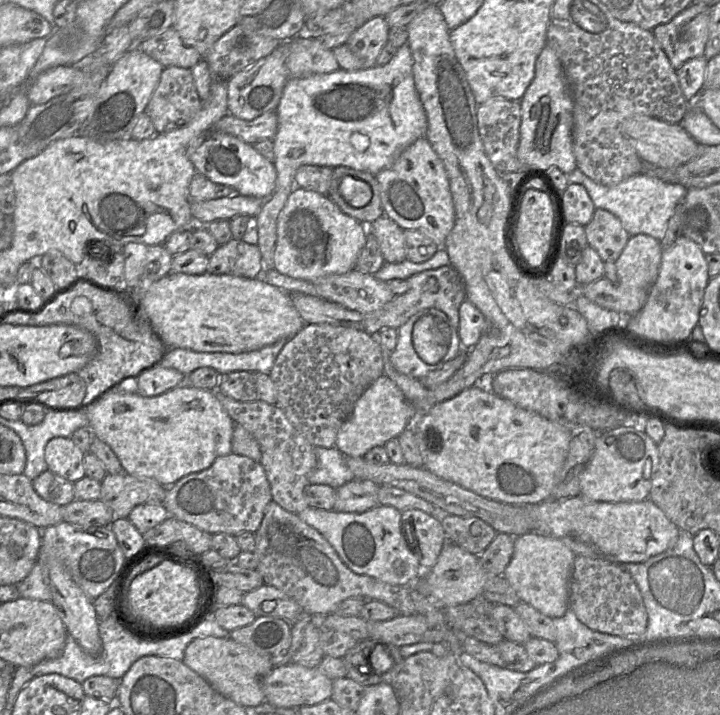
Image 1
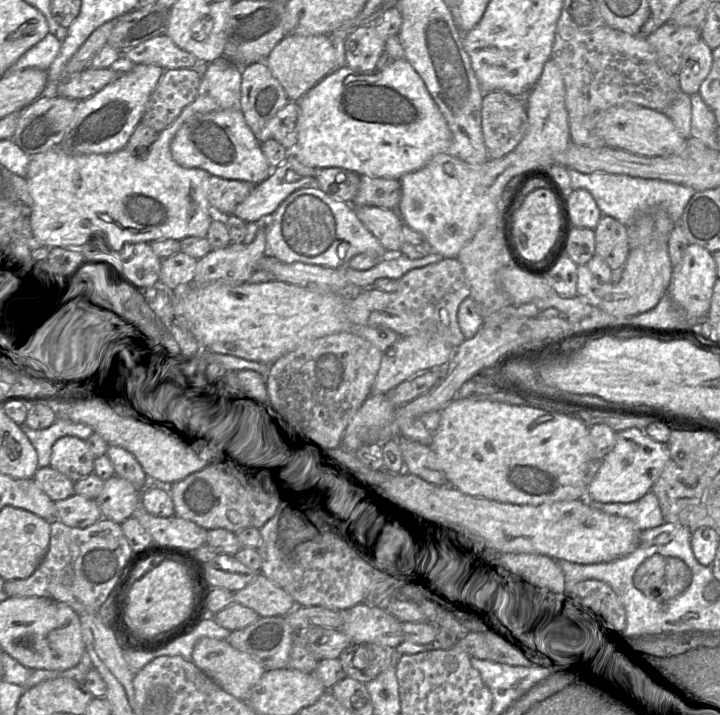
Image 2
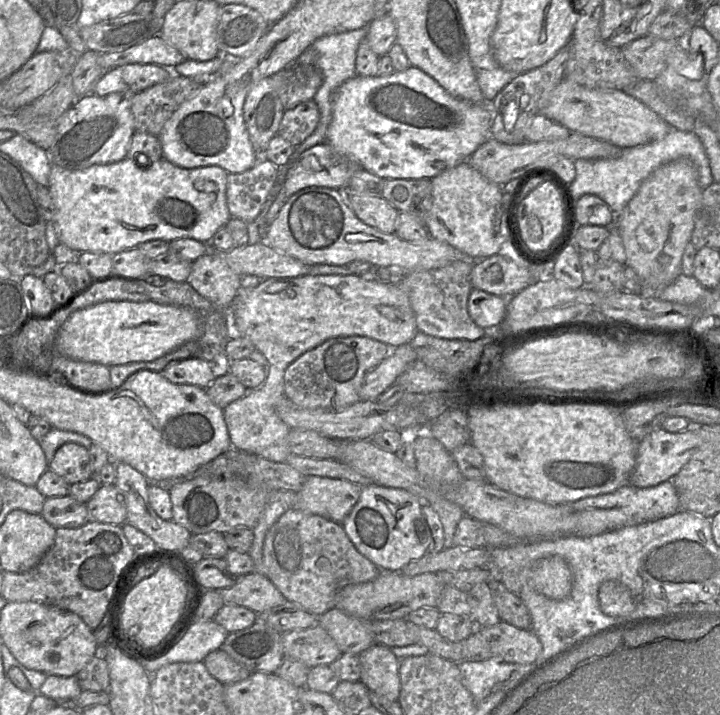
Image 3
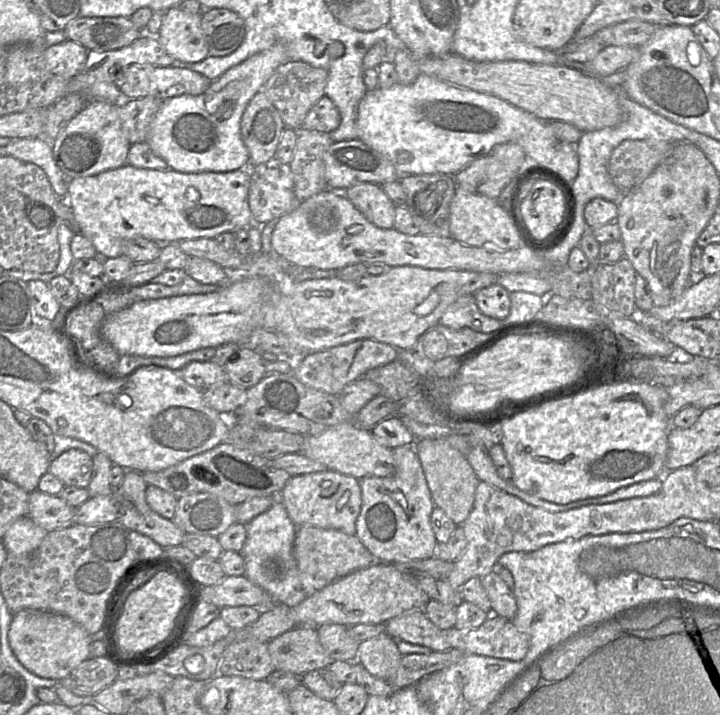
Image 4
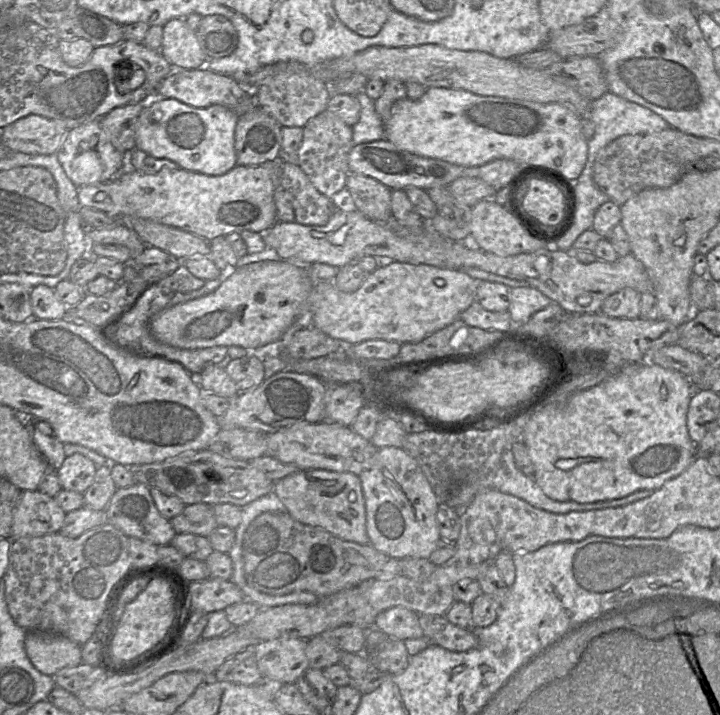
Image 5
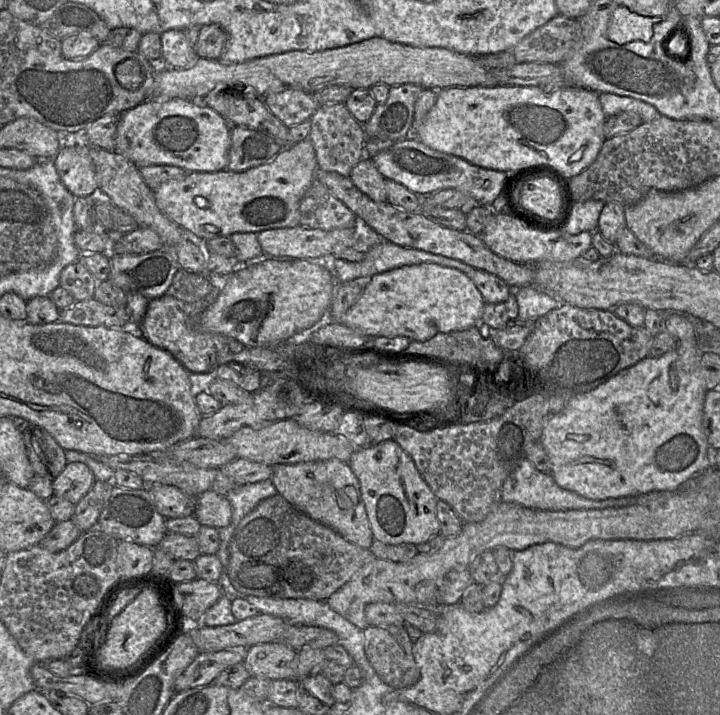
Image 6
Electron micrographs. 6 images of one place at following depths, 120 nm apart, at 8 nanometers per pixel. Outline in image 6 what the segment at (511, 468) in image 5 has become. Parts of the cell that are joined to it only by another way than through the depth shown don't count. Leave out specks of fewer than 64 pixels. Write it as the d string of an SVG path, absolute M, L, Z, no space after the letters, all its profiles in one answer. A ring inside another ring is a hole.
M523 458L518 466L505 479L502 486L502 501L516 503L530 509L566 511L604 509L611 507L623 507L634 504L634 497L610 498L601 501L584 498L577 493L565 490L557 485L551 474L545 474L537 470L526 458Z

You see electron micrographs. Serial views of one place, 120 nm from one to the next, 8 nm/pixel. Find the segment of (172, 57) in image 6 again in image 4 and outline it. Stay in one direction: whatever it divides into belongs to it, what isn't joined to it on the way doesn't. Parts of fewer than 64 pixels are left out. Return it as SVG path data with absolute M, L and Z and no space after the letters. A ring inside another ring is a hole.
M169 8L156 37L176 64L196 63L209 56L201 13Z

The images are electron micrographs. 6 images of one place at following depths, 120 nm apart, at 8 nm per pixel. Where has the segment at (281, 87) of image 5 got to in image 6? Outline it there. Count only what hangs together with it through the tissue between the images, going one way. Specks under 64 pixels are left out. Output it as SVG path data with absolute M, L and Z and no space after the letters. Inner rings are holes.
M297 89L268 93L263 101L270 112L288 128L310 119L319 107L313 93Z

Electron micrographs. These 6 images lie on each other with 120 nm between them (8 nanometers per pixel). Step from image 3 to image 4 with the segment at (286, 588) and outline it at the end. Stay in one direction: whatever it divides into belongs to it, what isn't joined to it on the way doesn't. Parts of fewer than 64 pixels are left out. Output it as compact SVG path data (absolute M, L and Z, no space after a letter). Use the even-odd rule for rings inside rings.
M309 525L296 526L293 553L306 598L353 571L370 567L373 561L373 555L356 535Z

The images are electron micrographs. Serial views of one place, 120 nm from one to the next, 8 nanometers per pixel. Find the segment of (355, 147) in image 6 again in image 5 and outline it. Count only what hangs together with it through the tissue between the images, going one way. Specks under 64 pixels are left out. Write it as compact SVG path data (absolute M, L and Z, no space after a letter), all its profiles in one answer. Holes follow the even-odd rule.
M325 109L308 120L302 128L303 138L296 152L296 164L321 194L328 198L340 196L350 174L348 156L353 147L352 127Z

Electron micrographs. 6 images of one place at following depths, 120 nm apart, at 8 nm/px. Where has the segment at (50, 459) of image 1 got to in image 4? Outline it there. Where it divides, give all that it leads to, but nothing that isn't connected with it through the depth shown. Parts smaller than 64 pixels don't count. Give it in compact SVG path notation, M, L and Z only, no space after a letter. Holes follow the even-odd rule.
M69 449L53 458L49 472L57 477L65 486L87 488L93 470L93 459L85 451Z

